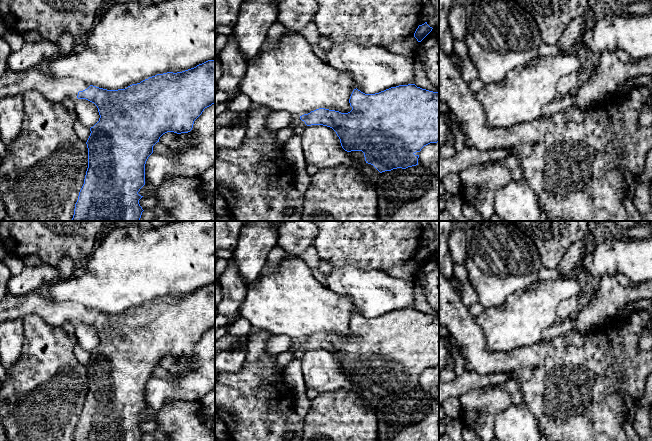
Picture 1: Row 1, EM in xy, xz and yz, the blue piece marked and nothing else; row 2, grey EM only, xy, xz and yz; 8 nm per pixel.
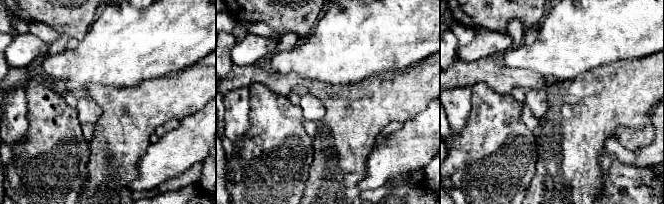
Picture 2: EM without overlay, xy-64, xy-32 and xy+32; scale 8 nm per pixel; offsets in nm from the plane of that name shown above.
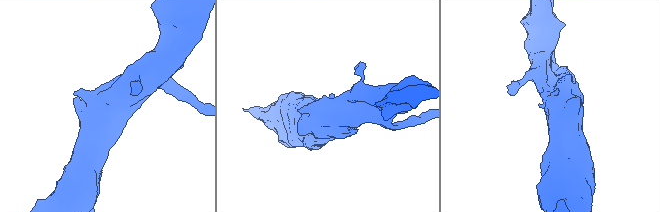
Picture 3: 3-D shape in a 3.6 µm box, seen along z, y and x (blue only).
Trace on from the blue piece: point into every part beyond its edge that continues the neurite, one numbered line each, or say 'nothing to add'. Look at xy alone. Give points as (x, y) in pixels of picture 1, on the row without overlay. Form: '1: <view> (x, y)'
1: xy (56, 313)

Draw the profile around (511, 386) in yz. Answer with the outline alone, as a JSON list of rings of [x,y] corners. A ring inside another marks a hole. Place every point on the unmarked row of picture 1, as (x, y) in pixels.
[[[510,379],[505,383],[497,385],[500,389],[505,390],[510,394],[514,394],[519,391],[520,385],[516,380]]]

